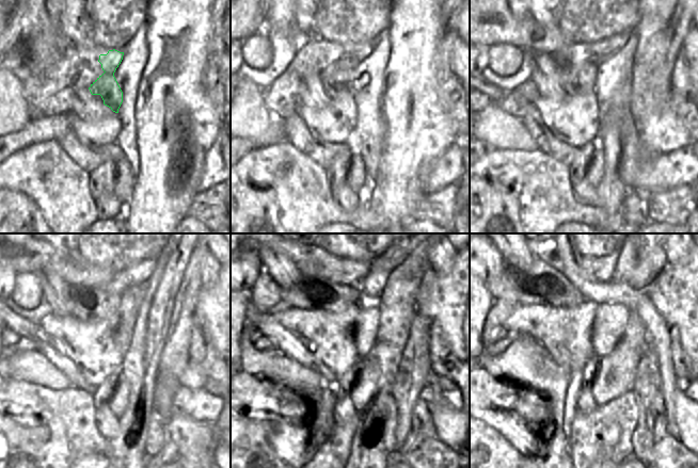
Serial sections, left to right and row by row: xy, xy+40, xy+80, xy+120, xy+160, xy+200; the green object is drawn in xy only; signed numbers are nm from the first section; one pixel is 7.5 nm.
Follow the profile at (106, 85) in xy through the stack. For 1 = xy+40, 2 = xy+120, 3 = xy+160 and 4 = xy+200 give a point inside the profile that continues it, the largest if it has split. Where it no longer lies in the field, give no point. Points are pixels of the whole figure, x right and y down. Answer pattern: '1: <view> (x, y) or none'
1: xy+40 (340, 78)
2: xy+120 (106, 305)
3: xy+160 (344, 299)
4: xy+200 (580, 297)

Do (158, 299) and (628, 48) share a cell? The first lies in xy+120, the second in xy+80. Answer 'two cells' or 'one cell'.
two cells

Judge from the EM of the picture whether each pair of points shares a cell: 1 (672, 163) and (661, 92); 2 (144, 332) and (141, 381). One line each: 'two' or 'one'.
1: two
2: one

